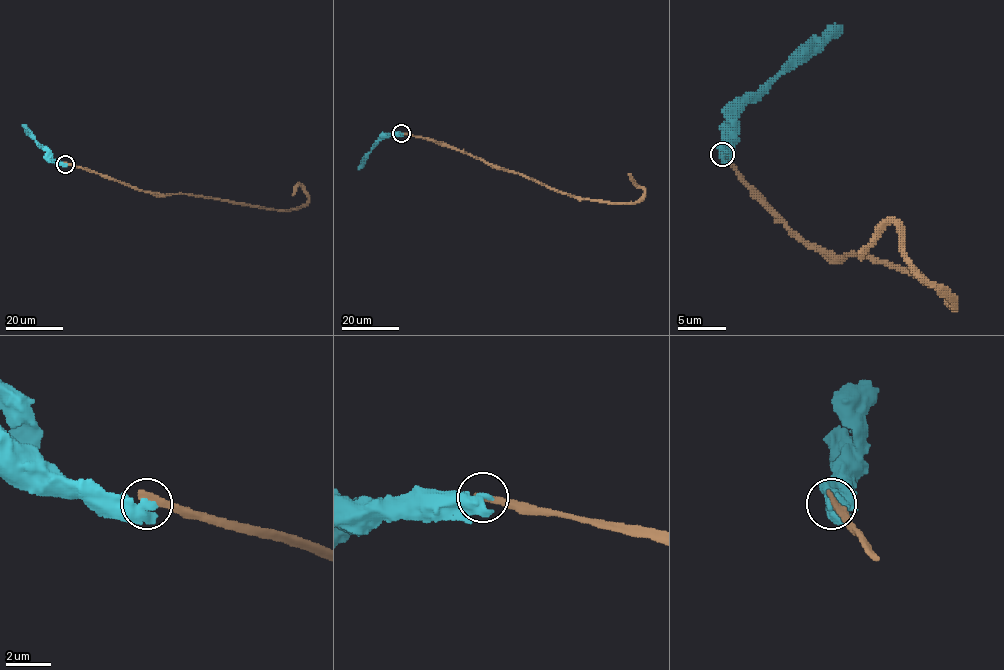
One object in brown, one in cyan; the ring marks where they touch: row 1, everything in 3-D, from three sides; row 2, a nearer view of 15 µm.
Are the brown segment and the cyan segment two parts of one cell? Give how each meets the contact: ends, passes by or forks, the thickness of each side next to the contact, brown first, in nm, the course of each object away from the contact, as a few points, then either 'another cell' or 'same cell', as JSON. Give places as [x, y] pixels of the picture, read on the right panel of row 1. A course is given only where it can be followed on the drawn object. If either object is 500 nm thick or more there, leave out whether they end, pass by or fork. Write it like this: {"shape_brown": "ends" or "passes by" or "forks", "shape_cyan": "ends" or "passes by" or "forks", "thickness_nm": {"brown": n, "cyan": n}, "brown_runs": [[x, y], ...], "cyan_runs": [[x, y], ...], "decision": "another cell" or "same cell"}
{"thickness_nm": {"brown": 360, "cyan": 650}, "brown_runs": [[724, 155], [806, 244], [914, 275], [955, 306], [904, 253], [902, 232], [892, 222], [861, 261]], "cyan_runs": [[722, 155], [734, 114], [842, 25]], "decision": "another cell"}

